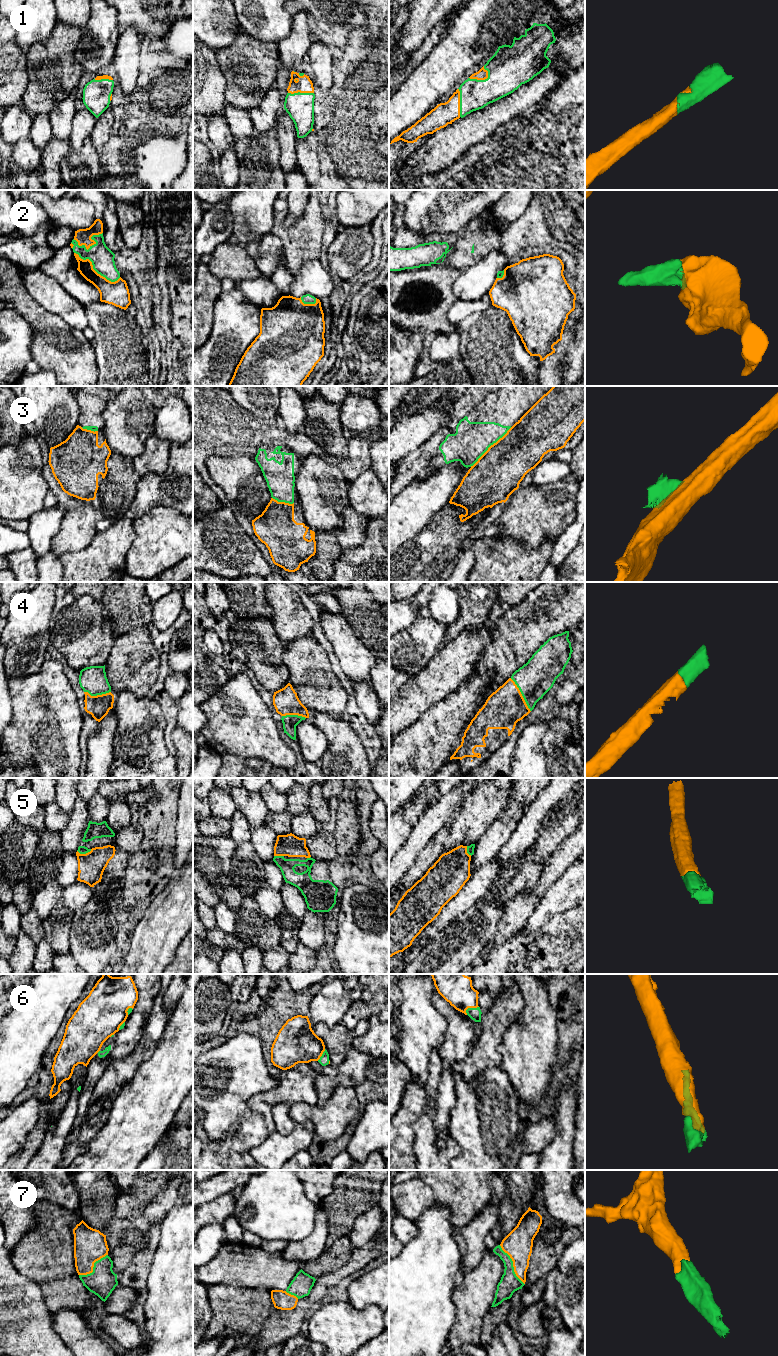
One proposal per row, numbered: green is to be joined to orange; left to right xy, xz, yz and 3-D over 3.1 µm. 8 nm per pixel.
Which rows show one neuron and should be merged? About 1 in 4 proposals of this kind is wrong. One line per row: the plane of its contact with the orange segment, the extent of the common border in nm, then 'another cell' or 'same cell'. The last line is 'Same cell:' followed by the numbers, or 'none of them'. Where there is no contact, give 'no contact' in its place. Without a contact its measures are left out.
1: yz | 170 nm | same cell
2: xy | 420 nm | same cell
3: yz | 460 nm | another cell
4: yz | 320 nm | same cell
5: xy | 120 nm | same cell
6: yz | 120 nm | same cell
7: yz | 380 nm | same cell
Same cell: 1, 2, 4, 5, 6, 7

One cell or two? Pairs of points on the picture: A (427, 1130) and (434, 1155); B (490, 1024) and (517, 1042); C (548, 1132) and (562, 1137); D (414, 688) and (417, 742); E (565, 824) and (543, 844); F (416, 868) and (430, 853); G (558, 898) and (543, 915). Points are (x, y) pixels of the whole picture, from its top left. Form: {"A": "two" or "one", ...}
{"A": "one", "B": "two", "C": "two", "D": "two", "E": "one", "F": "one", "G": "one"}

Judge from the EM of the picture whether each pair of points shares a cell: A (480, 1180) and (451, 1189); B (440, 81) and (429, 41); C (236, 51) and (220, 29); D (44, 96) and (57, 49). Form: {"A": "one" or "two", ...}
{"A": "one", "B": "two", "C": "two", "D": "one"}

